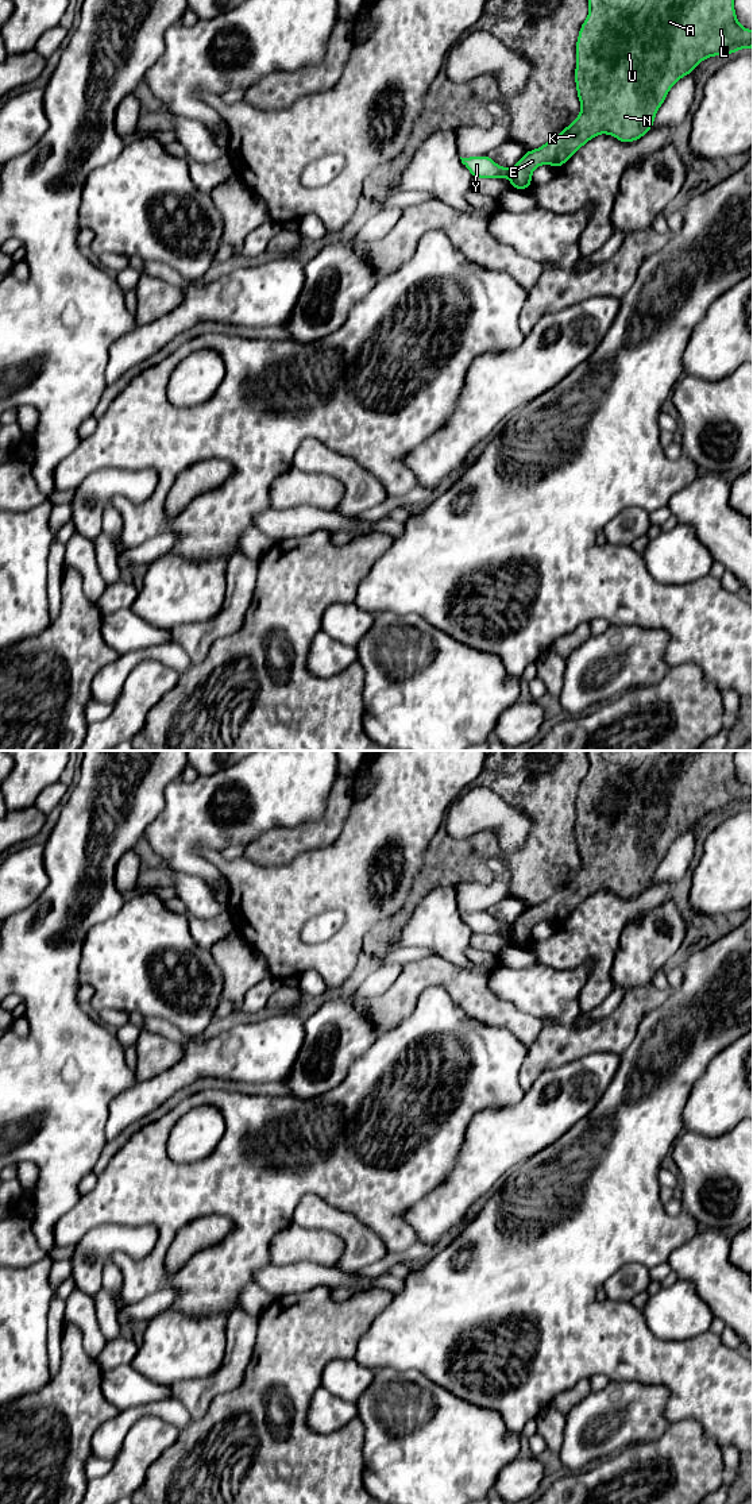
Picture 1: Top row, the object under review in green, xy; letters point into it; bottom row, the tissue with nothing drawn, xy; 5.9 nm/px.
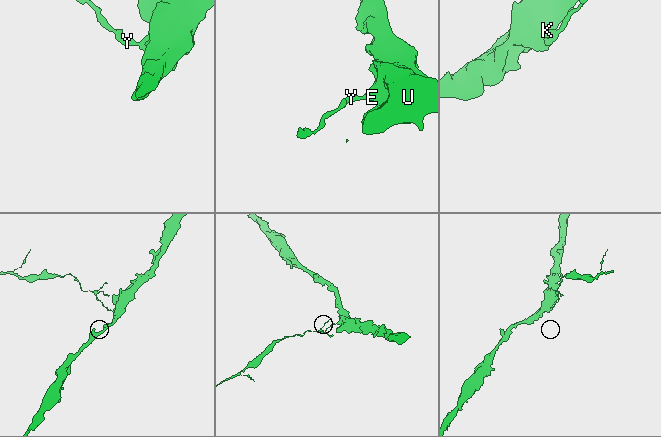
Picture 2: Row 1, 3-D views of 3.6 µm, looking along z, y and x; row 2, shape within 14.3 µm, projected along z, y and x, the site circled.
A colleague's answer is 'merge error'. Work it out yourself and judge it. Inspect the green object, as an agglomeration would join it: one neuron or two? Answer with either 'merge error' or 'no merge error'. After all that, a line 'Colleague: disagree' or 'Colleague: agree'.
merge error
Colleague: agree

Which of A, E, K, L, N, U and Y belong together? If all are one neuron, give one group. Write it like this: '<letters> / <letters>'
A E K L N U / Y

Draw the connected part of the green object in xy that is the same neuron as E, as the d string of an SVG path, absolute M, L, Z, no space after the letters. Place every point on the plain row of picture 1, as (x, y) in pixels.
M587 751L588 771L576 797L575 840L582 867L552 896L526 907L511 925L510 940L525 946L532 941L532 929L541 921L563 922L588 896L599 890L613 891L622 899L638 896L653 883L659 864L671 844L696 821L714 811L729 811L753 803L753 787L738 779L734 755L737 751Z

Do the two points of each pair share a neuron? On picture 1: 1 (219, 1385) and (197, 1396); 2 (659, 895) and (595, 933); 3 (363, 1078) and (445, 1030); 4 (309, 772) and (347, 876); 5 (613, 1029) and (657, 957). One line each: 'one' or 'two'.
1: one
2: one
3: one
4: two
5: two

